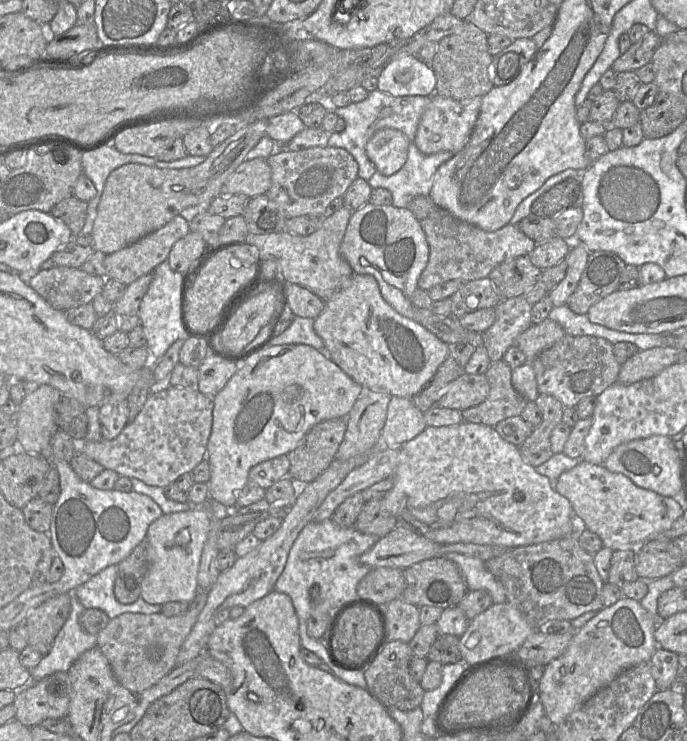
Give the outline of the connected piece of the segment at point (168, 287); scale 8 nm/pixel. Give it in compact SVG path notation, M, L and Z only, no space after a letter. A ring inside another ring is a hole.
M167 260L152 271L152 281L137 312L152 361L159 361L175 341L191 338L187 334L182 320L184 284L185 277L182 277L181 273L173 271Z

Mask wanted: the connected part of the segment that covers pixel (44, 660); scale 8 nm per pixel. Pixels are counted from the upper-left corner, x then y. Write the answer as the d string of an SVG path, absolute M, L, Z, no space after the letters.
M73 592L68 594L69 616L57 634L49 653L42 656L39 664L30 671L36 683L55 672L67 672L83 652L96 647L97 636L84 631L79 624L79 616L86 608Z

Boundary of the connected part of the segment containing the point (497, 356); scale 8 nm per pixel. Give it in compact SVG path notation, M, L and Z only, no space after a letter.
M524 296L502 299L494 308L494 323L481 333L482 346L491 362L501 360L507 349L514 346L517 337L533 324L531 309L532 305Z

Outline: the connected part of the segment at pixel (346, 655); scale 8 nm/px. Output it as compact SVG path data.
M355 606L341 616L331 645L334 656L343 662L362 663L378 649L384 638L384 619L373 608Z

